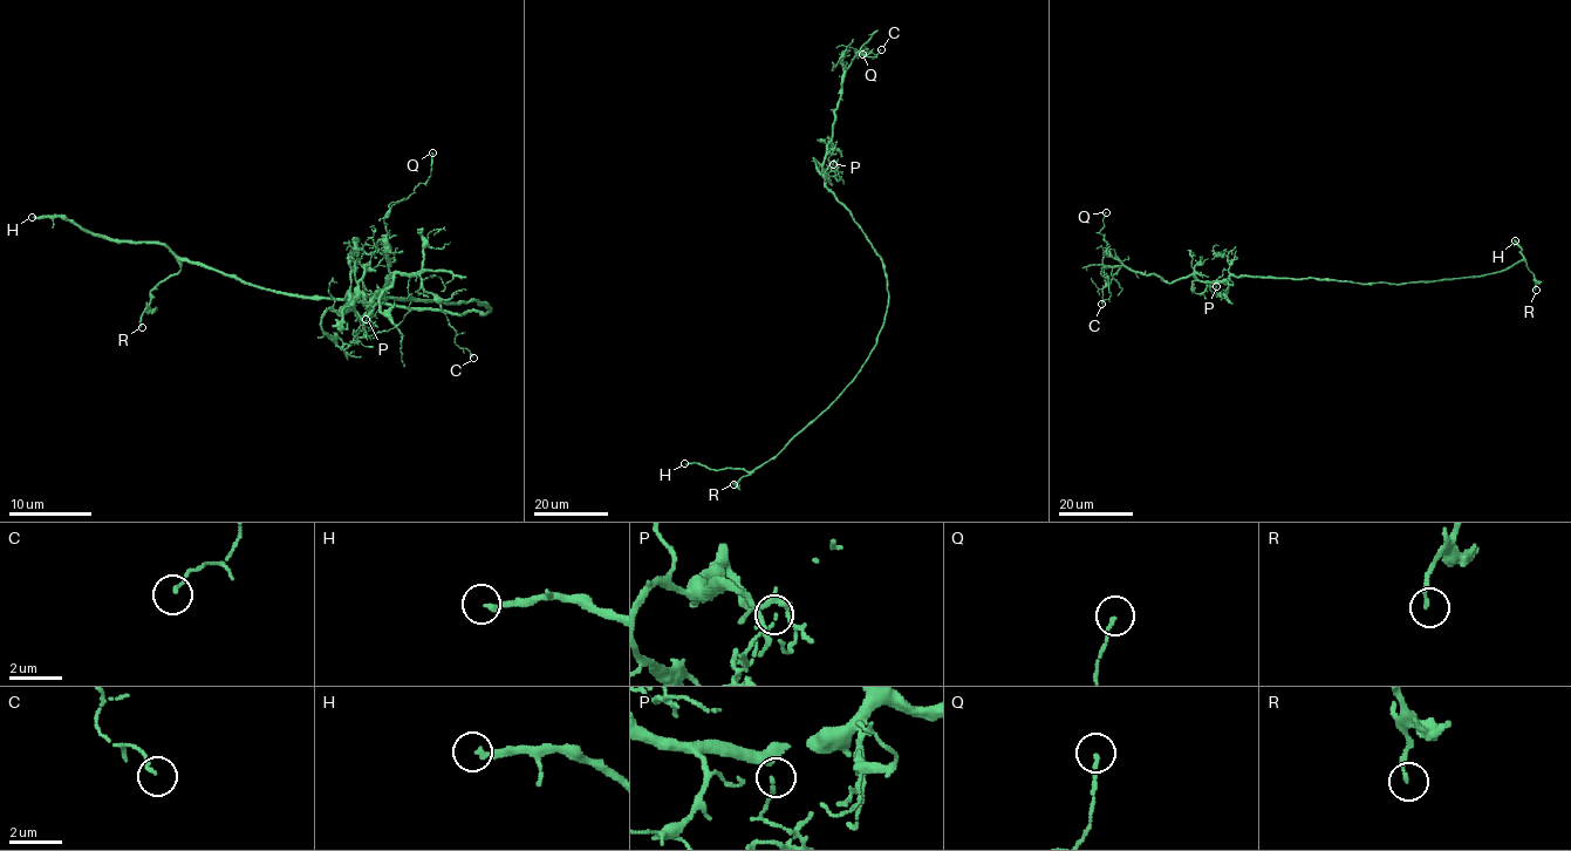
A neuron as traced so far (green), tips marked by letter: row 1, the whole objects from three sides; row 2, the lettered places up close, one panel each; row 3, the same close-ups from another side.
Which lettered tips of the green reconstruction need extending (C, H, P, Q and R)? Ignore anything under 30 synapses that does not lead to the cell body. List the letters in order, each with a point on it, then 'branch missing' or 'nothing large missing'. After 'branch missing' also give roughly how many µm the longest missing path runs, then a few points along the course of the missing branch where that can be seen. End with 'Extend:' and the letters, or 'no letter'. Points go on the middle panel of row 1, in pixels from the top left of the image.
C: (881, 49) | nothing large missing
H: (684, 463) | branch missing | 15 µm | (684, 463), (669, 461), (644, 441), (639, 441)
P: (833, 164) | nothing large missing
Q: (862, 54) | nothing large missing
R: (733, 484) | nothing large missing
Extend: H

